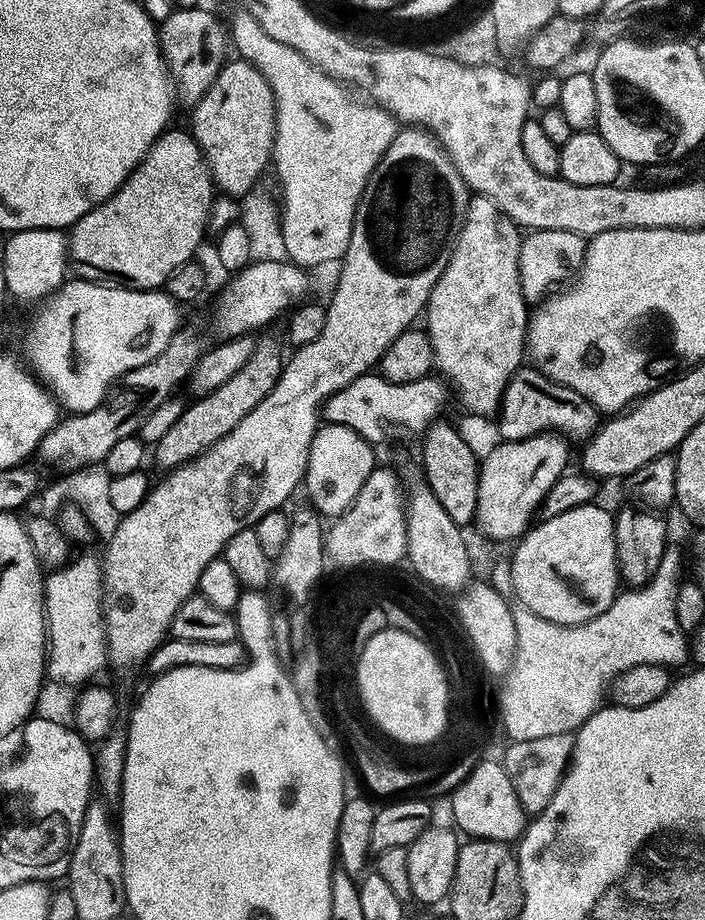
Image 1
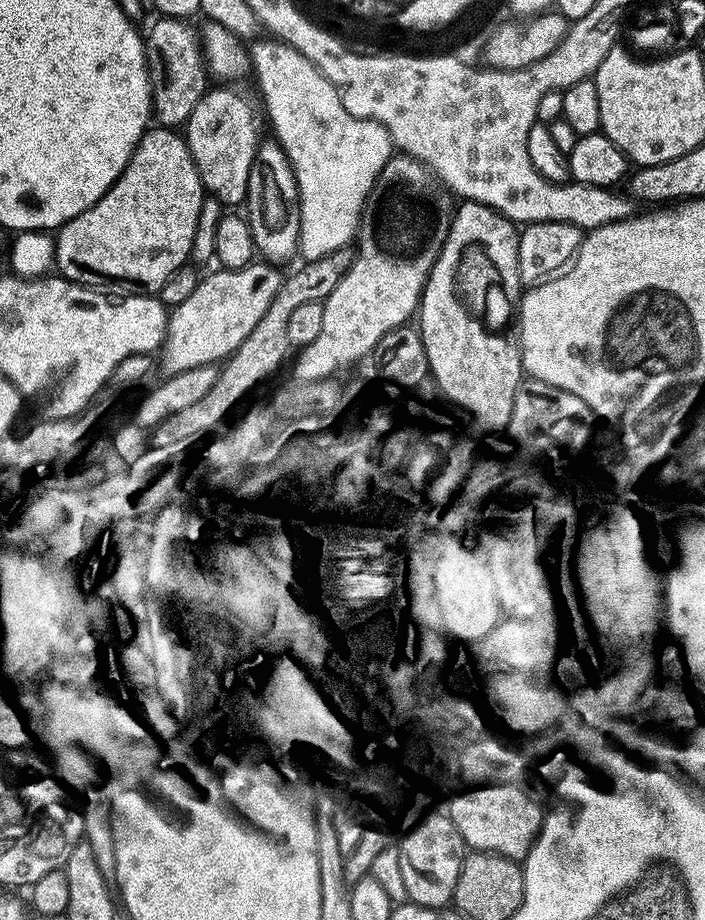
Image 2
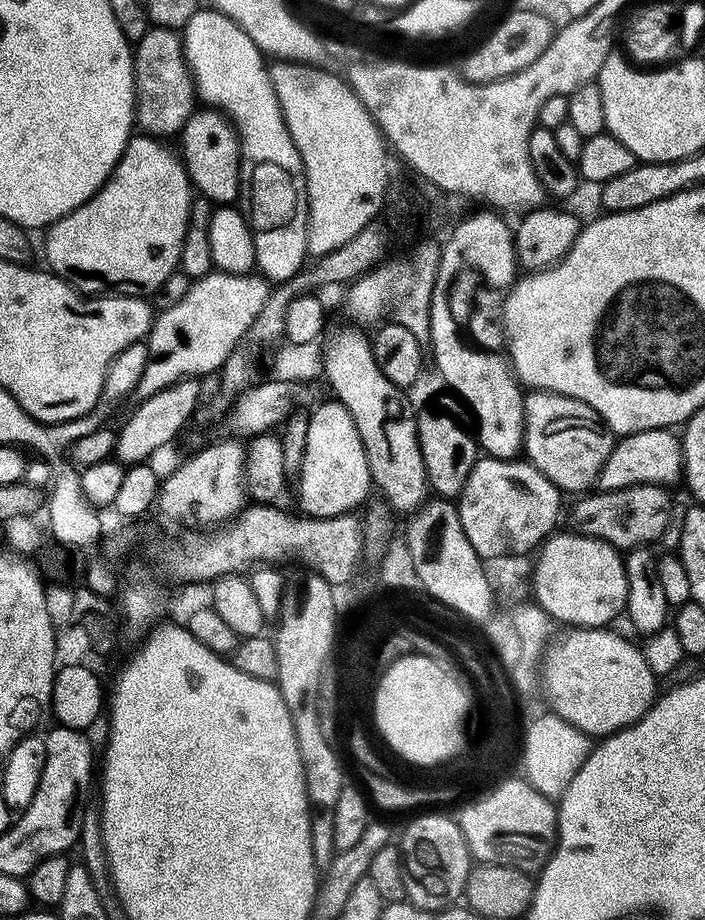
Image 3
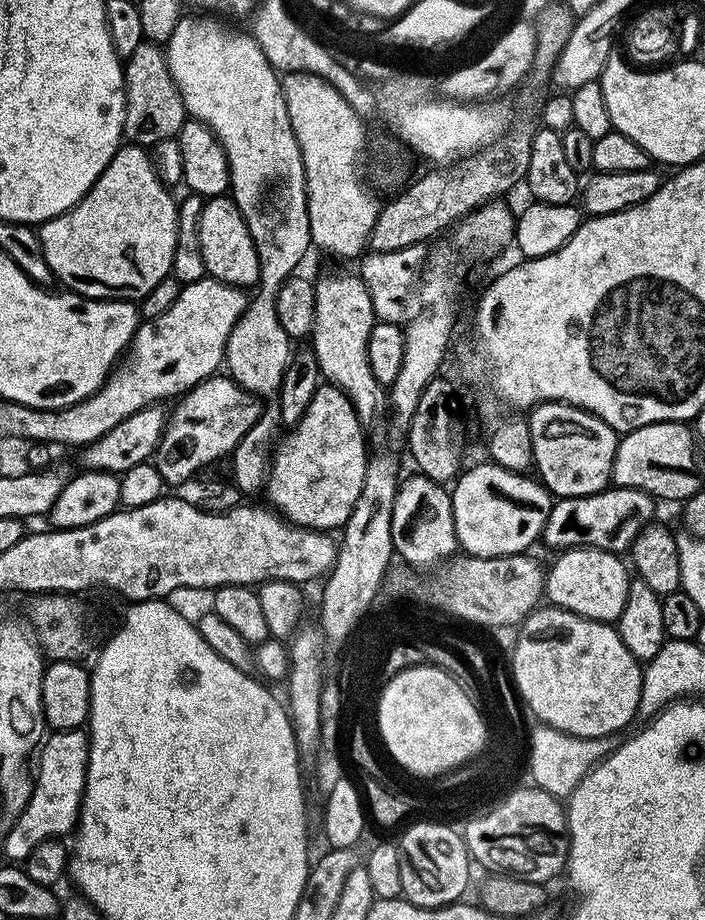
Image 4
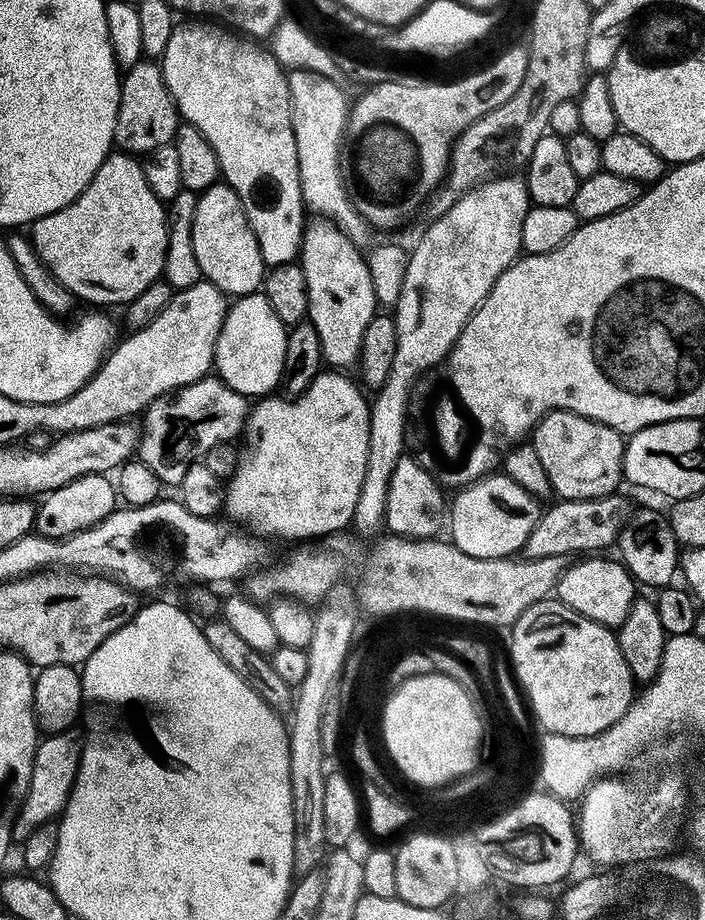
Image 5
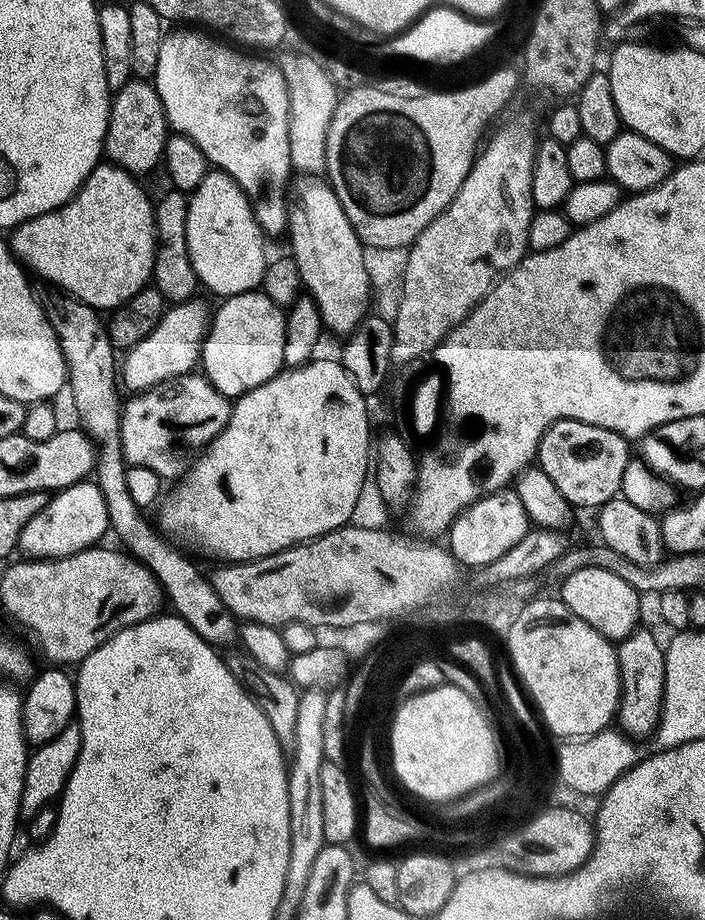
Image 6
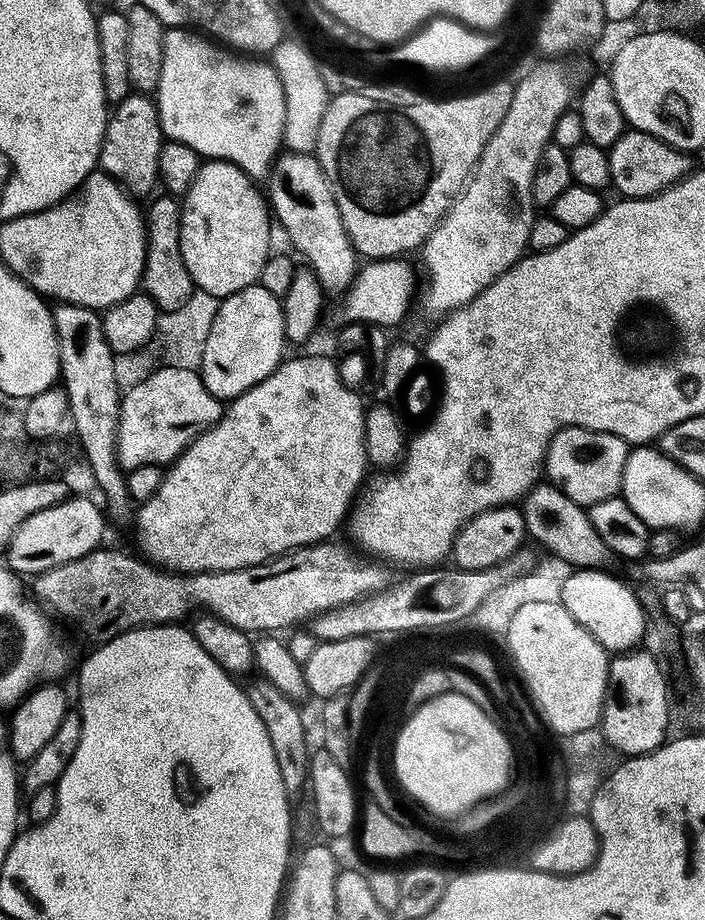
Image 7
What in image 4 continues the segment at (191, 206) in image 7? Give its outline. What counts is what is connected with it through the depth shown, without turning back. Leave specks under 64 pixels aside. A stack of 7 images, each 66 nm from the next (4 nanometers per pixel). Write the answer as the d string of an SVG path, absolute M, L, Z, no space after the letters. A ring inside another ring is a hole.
M227 195L213 196L203 201L204 209L197 222L198 240L201 243L202 260L207 275L223 284L233 284L245 290L259 278L262 267L259 264L255 244L250 230L238 210L238 206Z

